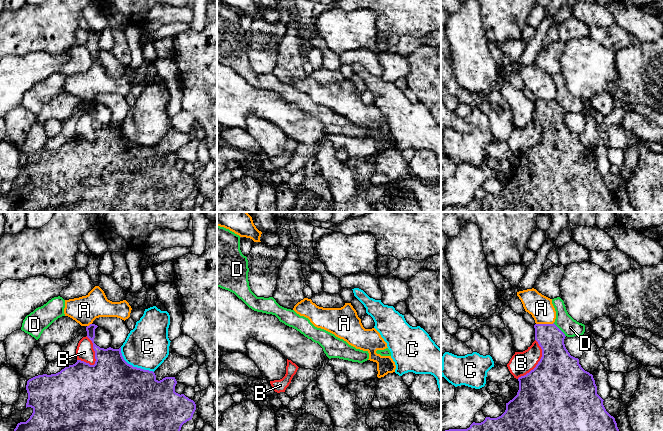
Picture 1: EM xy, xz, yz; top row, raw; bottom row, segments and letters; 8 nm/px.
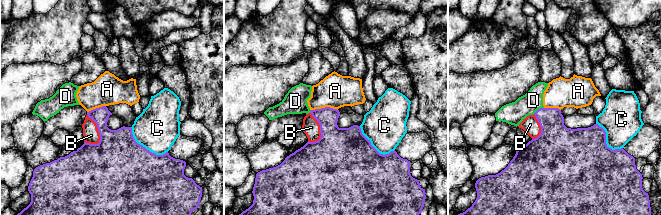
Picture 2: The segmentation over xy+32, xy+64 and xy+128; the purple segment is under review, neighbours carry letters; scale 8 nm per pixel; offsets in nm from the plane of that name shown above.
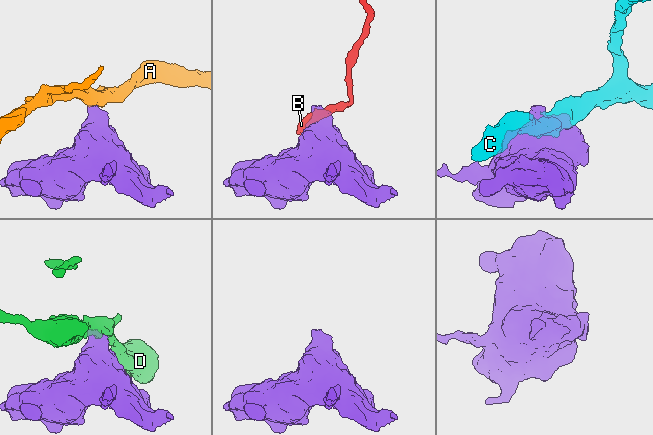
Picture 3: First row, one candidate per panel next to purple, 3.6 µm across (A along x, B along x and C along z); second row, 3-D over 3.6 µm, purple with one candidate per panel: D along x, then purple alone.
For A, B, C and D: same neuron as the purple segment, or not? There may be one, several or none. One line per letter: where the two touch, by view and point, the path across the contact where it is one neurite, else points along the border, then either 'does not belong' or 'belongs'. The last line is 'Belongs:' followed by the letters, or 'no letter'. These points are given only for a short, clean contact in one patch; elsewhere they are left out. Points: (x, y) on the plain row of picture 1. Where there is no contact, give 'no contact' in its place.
A: meets purple in yz at (544, 100); border along yz (553, 98), (536, 100); does not belong
B: meets purple in xy at (94, 126); does not belong
C: meets purple in xy at (132, 142); does not belong
D: meets purple in yz at (560, 106); border along yz (553, 99), (565, 112); does not belong
Belongs: no letter

